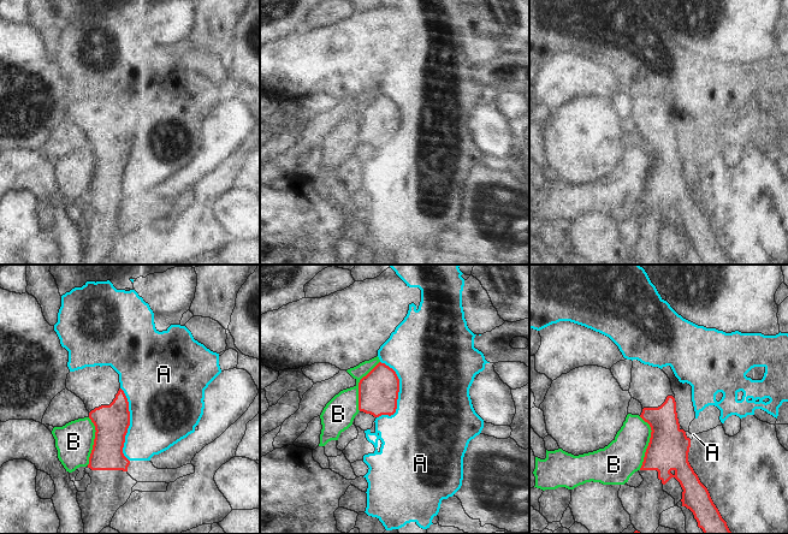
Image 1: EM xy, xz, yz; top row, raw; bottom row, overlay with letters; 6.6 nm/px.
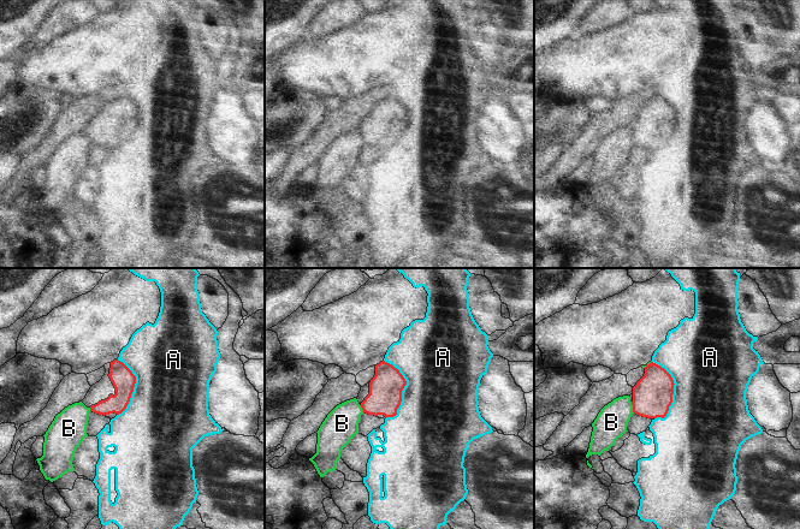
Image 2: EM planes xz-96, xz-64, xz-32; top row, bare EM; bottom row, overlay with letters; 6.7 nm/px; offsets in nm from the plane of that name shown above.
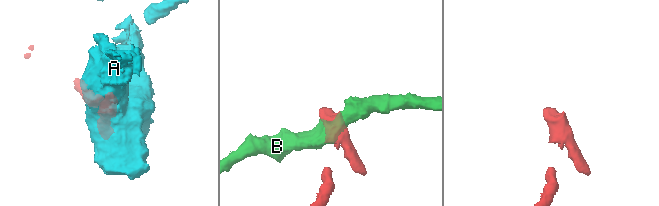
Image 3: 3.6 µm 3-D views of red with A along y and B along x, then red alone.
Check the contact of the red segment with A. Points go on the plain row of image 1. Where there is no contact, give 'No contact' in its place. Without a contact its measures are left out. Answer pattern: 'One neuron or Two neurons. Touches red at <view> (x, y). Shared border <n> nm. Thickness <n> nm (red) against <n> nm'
Two neurons. Touches red at xz (397, 124). Shared border 380 nm. Thickness 280 nm (red) against 480 nm.

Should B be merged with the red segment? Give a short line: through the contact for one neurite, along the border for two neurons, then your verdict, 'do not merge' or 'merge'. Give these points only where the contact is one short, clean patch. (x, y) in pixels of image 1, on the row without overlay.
do not merge

